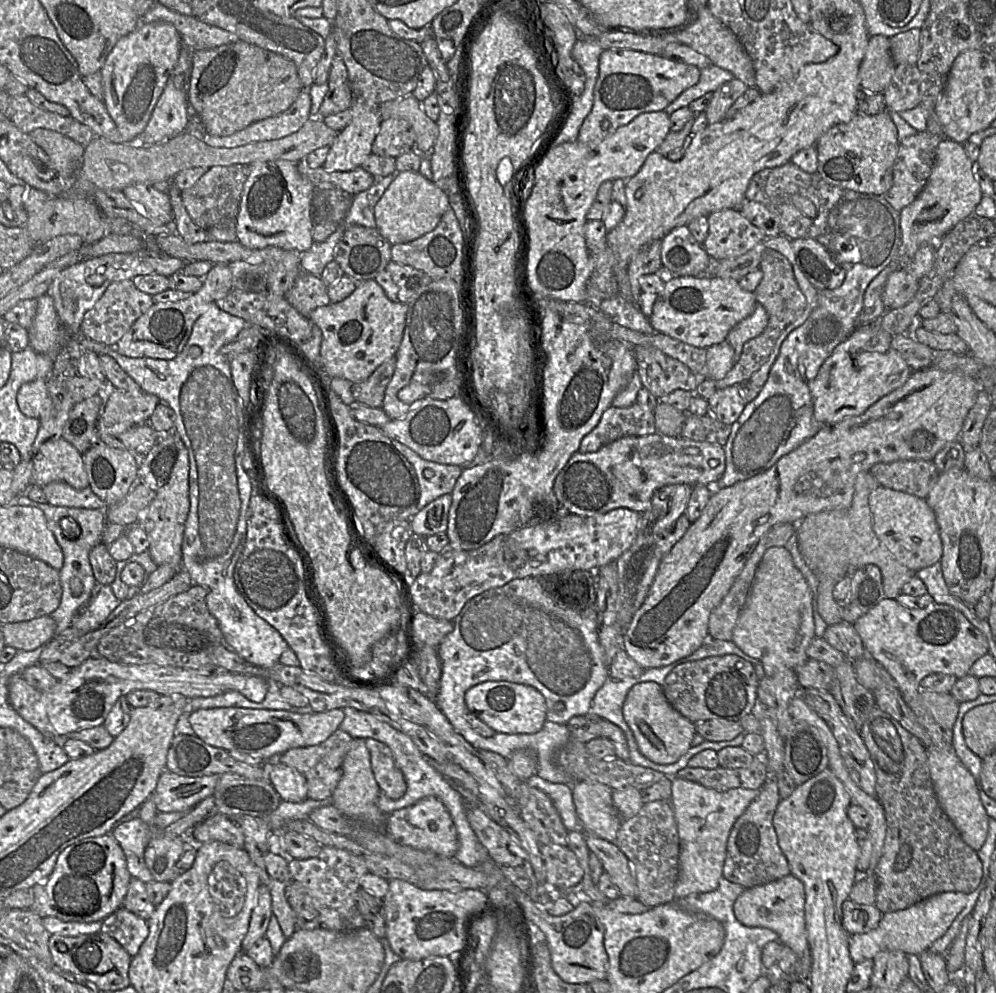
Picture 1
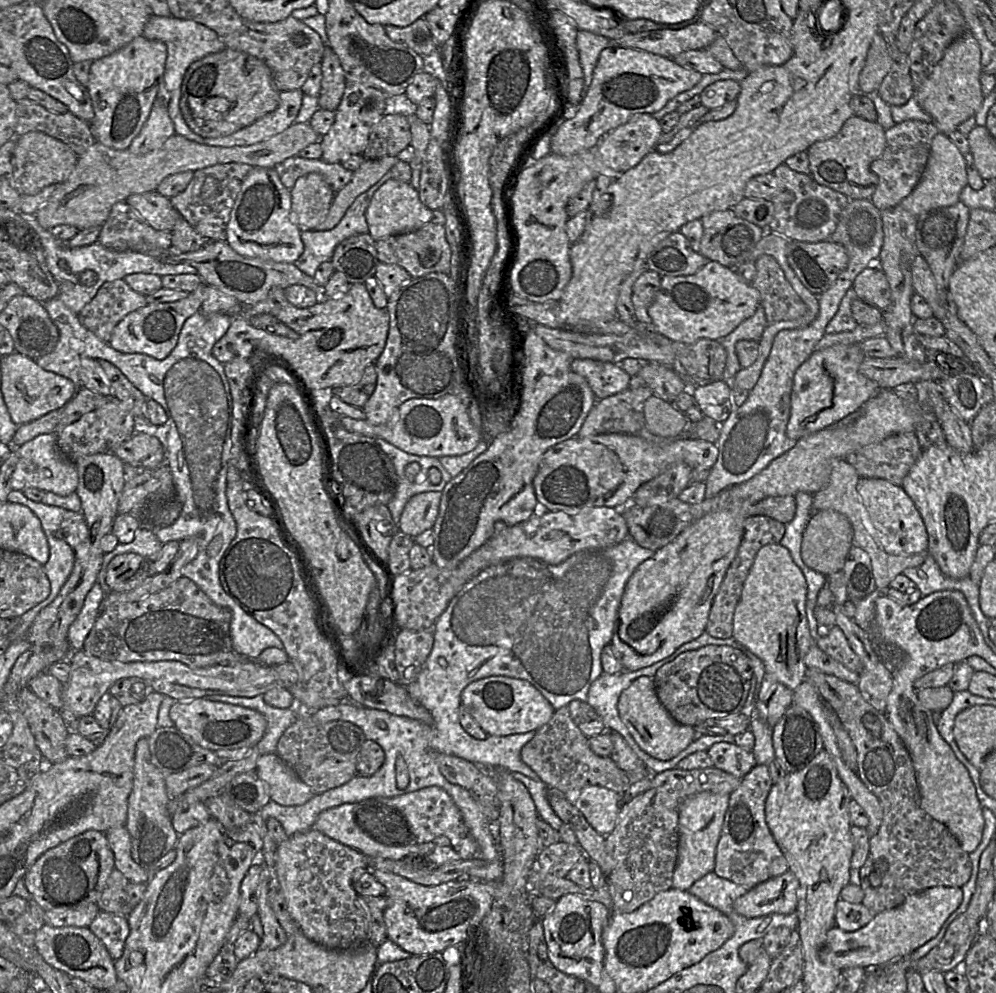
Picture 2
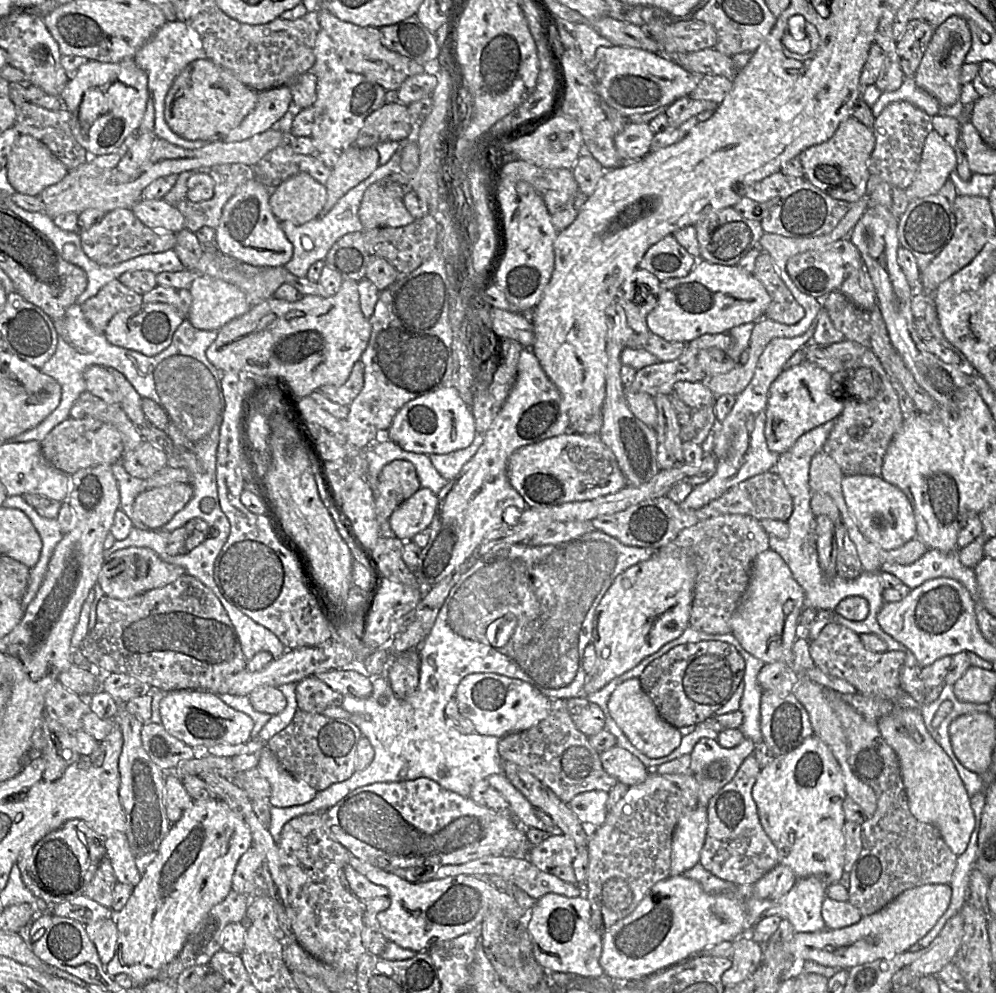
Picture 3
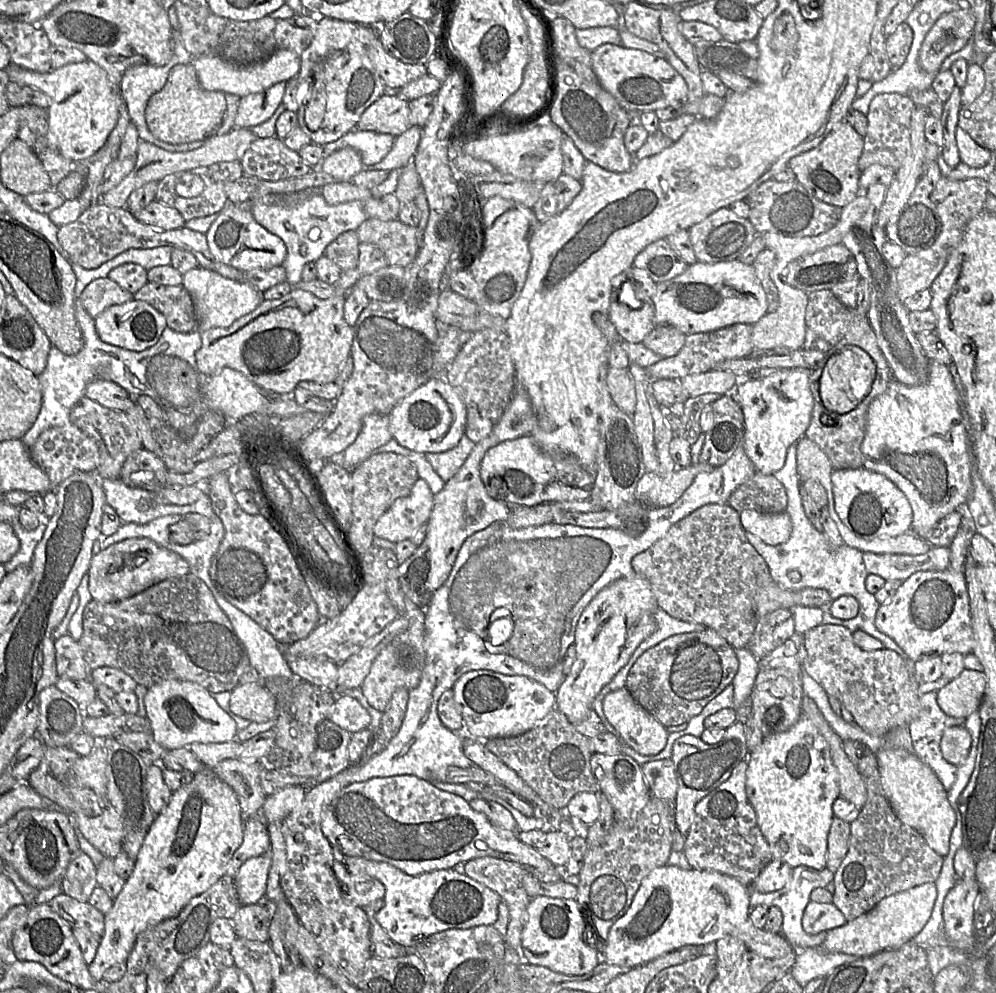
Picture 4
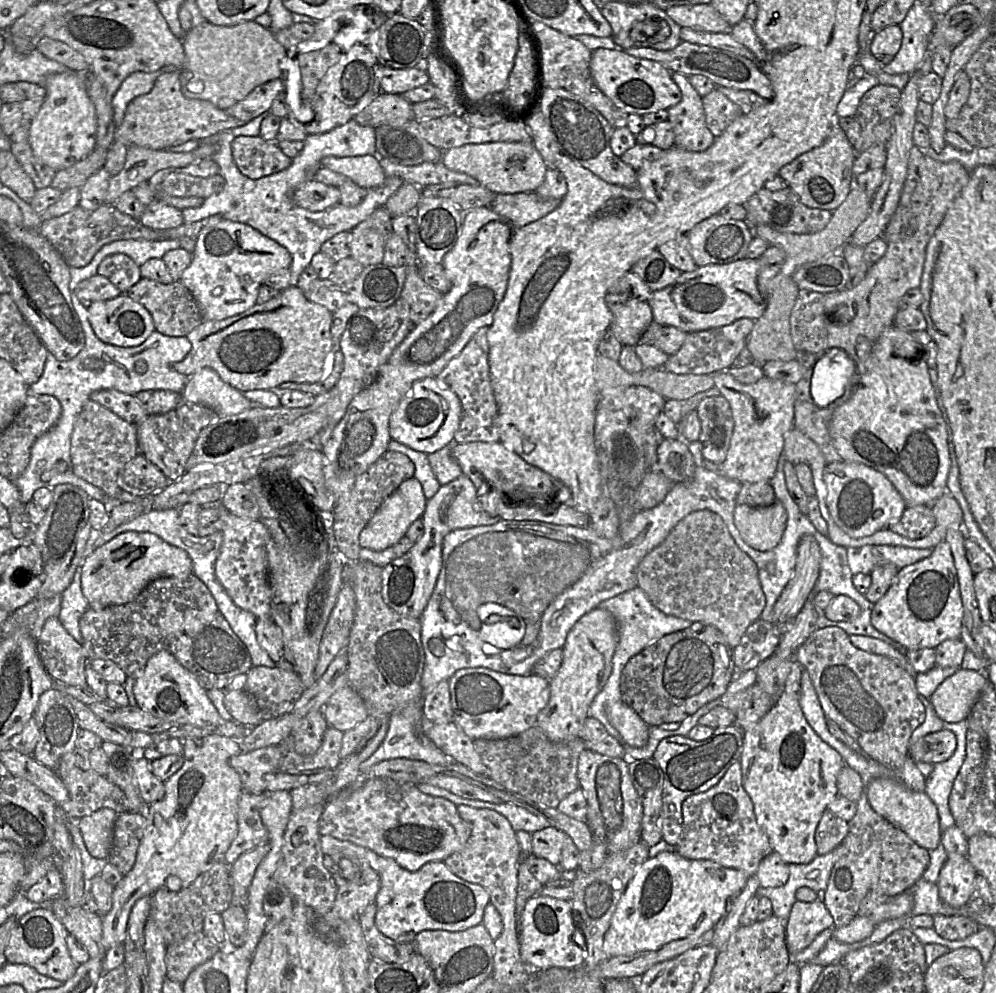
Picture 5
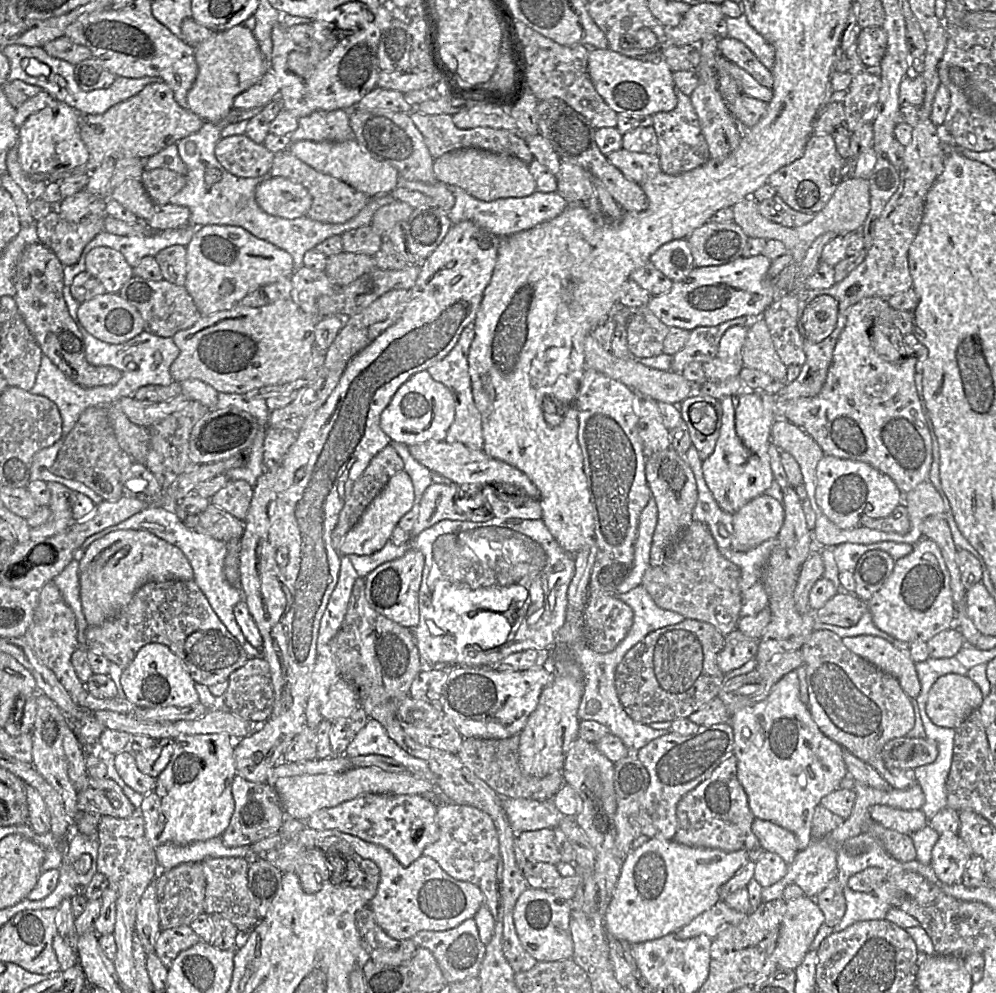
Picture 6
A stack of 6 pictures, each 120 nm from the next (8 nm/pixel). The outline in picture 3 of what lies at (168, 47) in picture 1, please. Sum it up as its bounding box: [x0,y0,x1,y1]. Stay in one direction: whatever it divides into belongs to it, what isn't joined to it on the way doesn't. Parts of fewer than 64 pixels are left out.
[60,58,149,156]

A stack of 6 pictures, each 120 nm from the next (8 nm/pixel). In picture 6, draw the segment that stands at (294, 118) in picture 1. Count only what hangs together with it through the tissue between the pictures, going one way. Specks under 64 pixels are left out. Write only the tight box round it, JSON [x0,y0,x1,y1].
[233,71,279,109]

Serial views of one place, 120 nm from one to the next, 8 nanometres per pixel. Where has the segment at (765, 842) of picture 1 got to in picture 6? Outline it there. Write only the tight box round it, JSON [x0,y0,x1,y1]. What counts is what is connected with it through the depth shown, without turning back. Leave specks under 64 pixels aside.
[674,754,760,852]

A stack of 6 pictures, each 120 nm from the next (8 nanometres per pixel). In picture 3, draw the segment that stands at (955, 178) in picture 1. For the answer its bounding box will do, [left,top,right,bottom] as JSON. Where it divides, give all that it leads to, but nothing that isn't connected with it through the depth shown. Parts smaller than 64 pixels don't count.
[905,130,957,201]

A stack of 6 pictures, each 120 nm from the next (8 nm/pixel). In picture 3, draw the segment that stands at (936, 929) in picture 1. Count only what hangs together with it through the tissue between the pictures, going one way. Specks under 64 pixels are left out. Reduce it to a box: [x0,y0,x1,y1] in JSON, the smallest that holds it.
[791,884,951,970]

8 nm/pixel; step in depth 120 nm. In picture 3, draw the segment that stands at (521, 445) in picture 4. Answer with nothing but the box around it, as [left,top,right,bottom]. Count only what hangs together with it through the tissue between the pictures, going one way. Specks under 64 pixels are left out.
[507,433,626,508]

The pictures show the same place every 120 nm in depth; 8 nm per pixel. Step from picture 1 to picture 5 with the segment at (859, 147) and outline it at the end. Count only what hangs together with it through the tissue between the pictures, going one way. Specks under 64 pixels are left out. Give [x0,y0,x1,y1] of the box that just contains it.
[778,124,854,211]

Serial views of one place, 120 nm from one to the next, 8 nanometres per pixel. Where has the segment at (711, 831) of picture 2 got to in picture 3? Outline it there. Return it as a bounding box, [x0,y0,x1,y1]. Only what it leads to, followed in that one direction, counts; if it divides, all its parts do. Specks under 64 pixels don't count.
[670,806,707,876]

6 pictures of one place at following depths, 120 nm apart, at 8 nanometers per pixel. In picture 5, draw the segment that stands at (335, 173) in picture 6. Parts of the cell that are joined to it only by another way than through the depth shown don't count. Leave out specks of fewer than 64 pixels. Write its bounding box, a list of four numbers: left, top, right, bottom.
[320,155,386,190]

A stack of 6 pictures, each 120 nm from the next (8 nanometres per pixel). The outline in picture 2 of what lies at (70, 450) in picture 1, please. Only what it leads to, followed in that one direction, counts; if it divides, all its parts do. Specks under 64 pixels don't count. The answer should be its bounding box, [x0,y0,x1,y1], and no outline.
[10,433,78,496]

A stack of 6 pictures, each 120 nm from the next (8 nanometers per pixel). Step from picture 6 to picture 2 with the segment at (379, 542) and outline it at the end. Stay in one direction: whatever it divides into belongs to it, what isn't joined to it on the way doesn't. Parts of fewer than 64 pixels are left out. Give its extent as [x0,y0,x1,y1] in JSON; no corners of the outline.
[399,492,441,537]

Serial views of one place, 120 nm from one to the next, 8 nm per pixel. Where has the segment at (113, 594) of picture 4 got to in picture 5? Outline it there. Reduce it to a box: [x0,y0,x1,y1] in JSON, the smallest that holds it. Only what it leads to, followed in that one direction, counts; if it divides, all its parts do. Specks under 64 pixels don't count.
[81,532,192,610]

